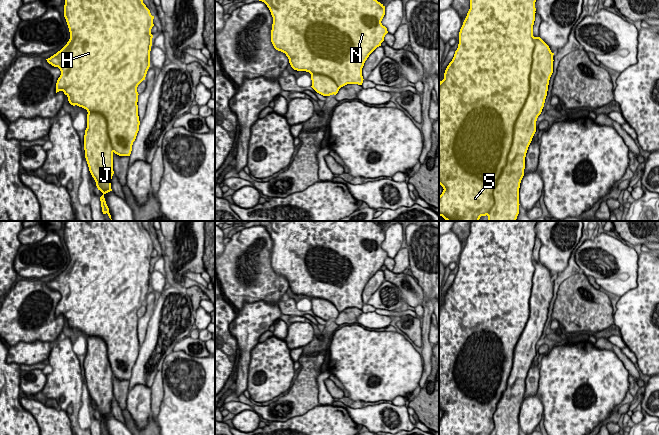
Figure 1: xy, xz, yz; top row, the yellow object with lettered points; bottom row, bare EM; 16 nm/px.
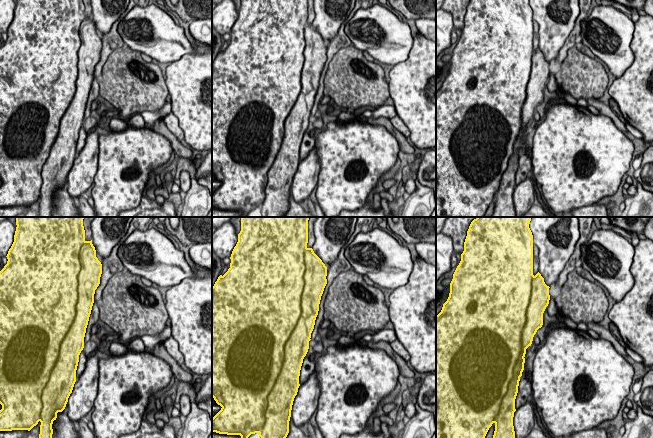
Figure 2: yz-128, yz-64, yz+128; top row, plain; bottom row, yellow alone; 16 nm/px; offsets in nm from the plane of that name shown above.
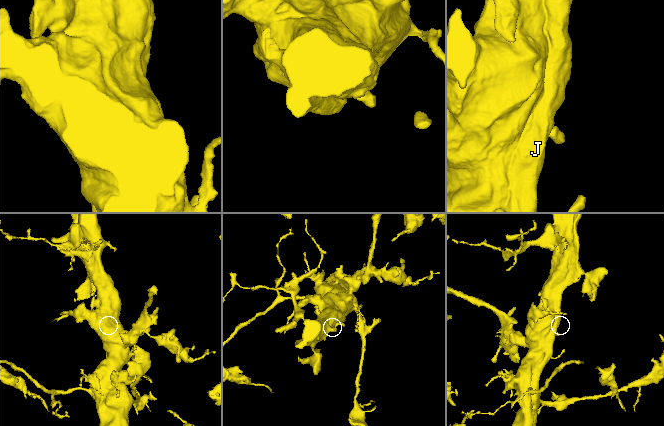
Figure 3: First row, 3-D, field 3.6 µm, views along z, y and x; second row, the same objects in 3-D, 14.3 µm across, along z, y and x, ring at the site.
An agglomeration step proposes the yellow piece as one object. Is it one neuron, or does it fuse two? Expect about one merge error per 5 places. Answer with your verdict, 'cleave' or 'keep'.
keep

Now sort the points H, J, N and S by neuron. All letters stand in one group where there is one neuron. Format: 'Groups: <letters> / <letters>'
Groups: H J N S

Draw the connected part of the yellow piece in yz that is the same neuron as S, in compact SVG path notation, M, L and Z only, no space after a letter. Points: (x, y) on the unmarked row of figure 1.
M471 221L470 233L459 256L459 268L452 285L447 290L444 303L439 306L439 408L443 416L439 420L439 435L519 435L519 412L524 400L525 381L528 371L536 356L536 345L541 338L547 320L550 301L553 297L553 279L549 270L540 262L533 260L533 249L535 245L535 226L537 221Z

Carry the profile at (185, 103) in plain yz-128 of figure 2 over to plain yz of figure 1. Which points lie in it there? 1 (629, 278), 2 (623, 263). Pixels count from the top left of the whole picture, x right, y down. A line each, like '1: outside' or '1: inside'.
1: outside
2: outside

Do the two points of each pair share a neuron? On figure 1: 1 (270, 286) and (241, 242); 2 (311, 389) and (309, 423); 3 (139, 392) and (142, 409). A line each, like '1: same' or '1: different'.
1: same
2: different
3: same

